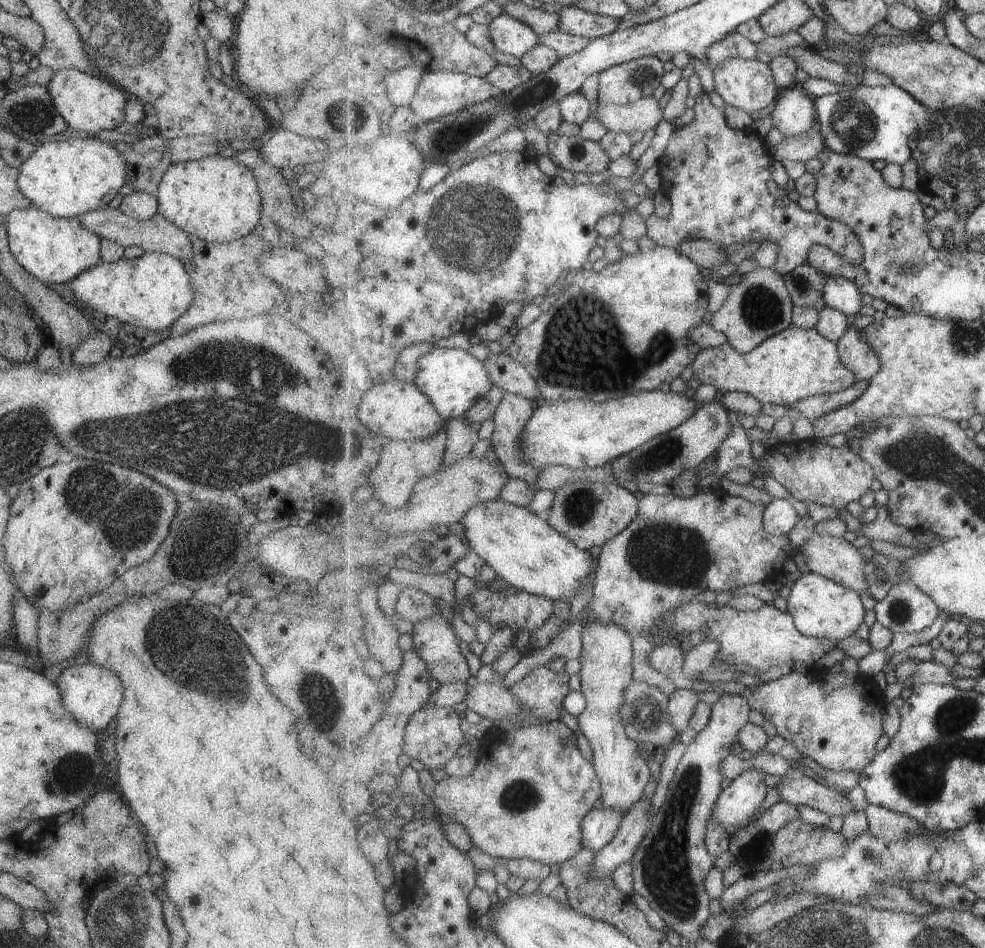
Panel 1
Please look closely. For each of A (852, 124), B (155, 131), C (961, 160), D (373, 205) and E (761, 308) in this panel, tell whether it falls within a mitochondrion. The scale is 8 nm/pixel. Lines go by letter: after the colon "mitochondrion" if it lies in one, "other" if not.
A: mitochondrion
B: other
C: mitochondrion
D: other
E: mitochondrion

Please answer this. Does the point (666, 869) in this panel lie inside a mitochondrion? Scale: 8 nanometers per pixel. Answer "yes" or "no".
yes

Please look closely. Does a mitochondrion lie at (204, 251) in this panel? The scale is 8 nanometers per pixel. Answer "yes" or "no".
no

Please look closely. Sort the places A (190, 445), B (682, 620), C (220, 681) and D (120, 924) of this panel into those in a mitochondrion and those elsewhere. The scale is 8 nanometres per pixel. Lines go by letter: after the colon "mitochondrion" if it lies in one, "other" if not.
A: mitochondrion
B: mitochondrion
C: mitochondrion
D: mitochondrion

